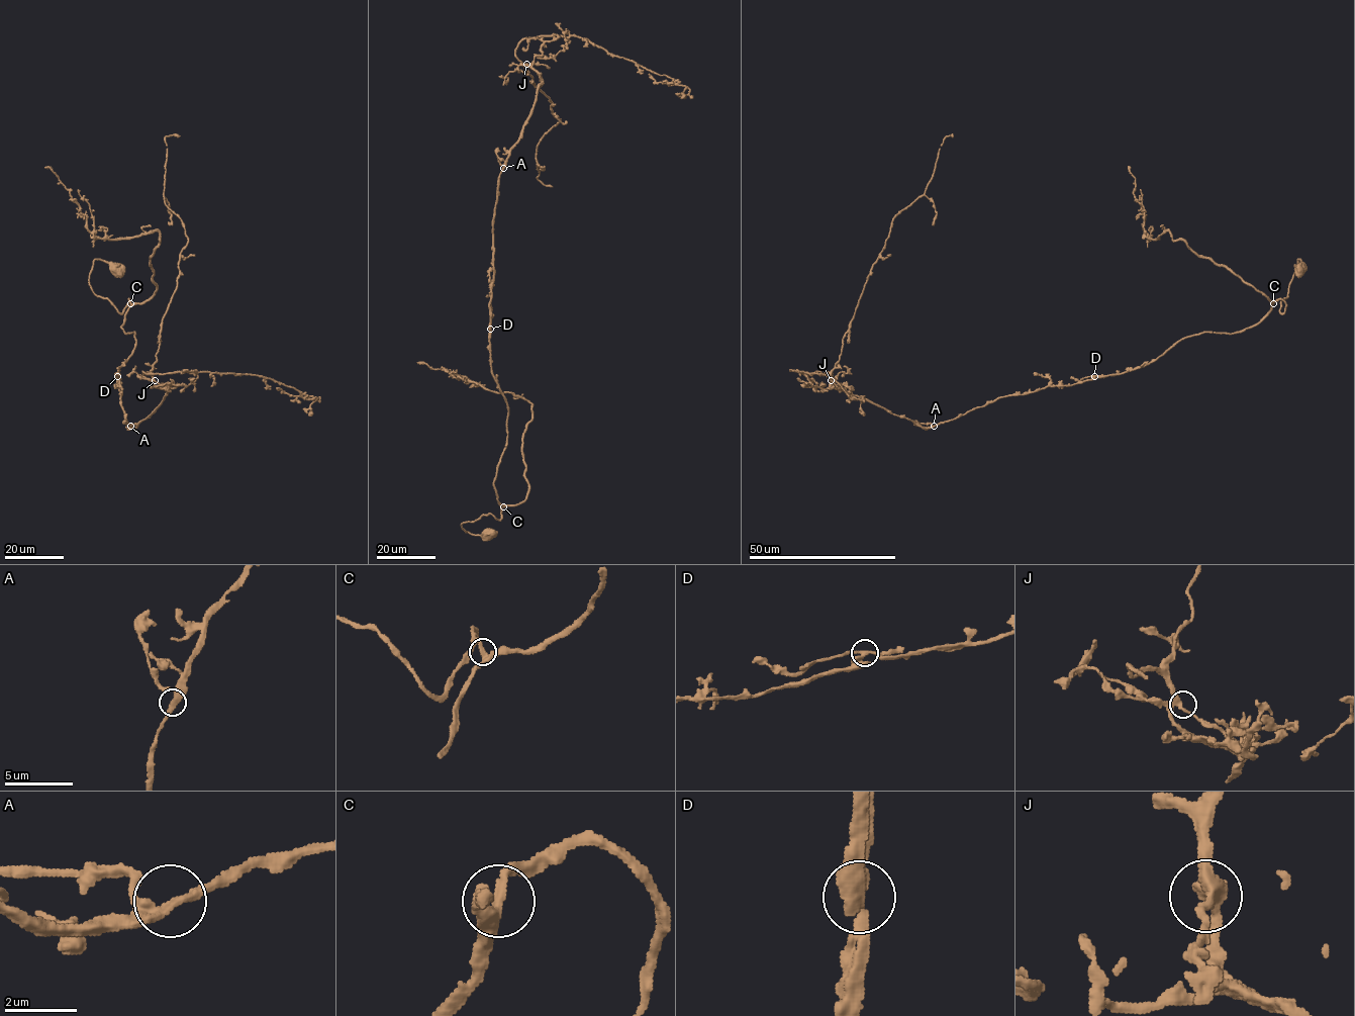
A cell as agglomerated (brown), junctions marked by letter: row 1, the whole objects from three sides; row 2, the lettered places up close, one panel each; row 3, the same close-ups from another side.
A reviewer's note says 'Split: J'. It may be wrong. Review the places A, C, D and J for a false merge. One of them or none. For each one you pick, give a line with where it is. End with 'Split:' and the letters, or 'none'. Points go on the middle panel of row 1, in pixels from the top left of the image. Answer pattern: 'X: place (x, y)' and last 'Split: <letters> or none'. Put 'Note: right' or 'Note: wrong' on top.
Note: wrong
Split: none

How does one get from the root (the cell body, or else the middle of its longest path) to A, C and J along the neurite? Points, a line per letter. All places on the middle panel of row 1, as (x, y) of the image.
A: (488, 534), (461, 525), (500, 519), (503, 508), (493, 480), (508, 406), (489, 341), (503, 168)
C: (488, 534), (471, 534), (461, 525), (490, 514), (500, 519), (503, 506)
J: (488, 534), (461, 525), (500, 519), (503, 508), (493, 218), (542, 83), (526, 64)

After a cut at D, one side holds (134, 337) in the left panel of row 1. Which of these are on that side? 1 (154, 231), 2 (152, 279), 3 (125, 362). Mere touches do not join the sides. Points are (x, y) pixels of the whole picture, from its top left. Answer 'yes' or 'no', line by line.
1: yes
2: yes
3: yes

